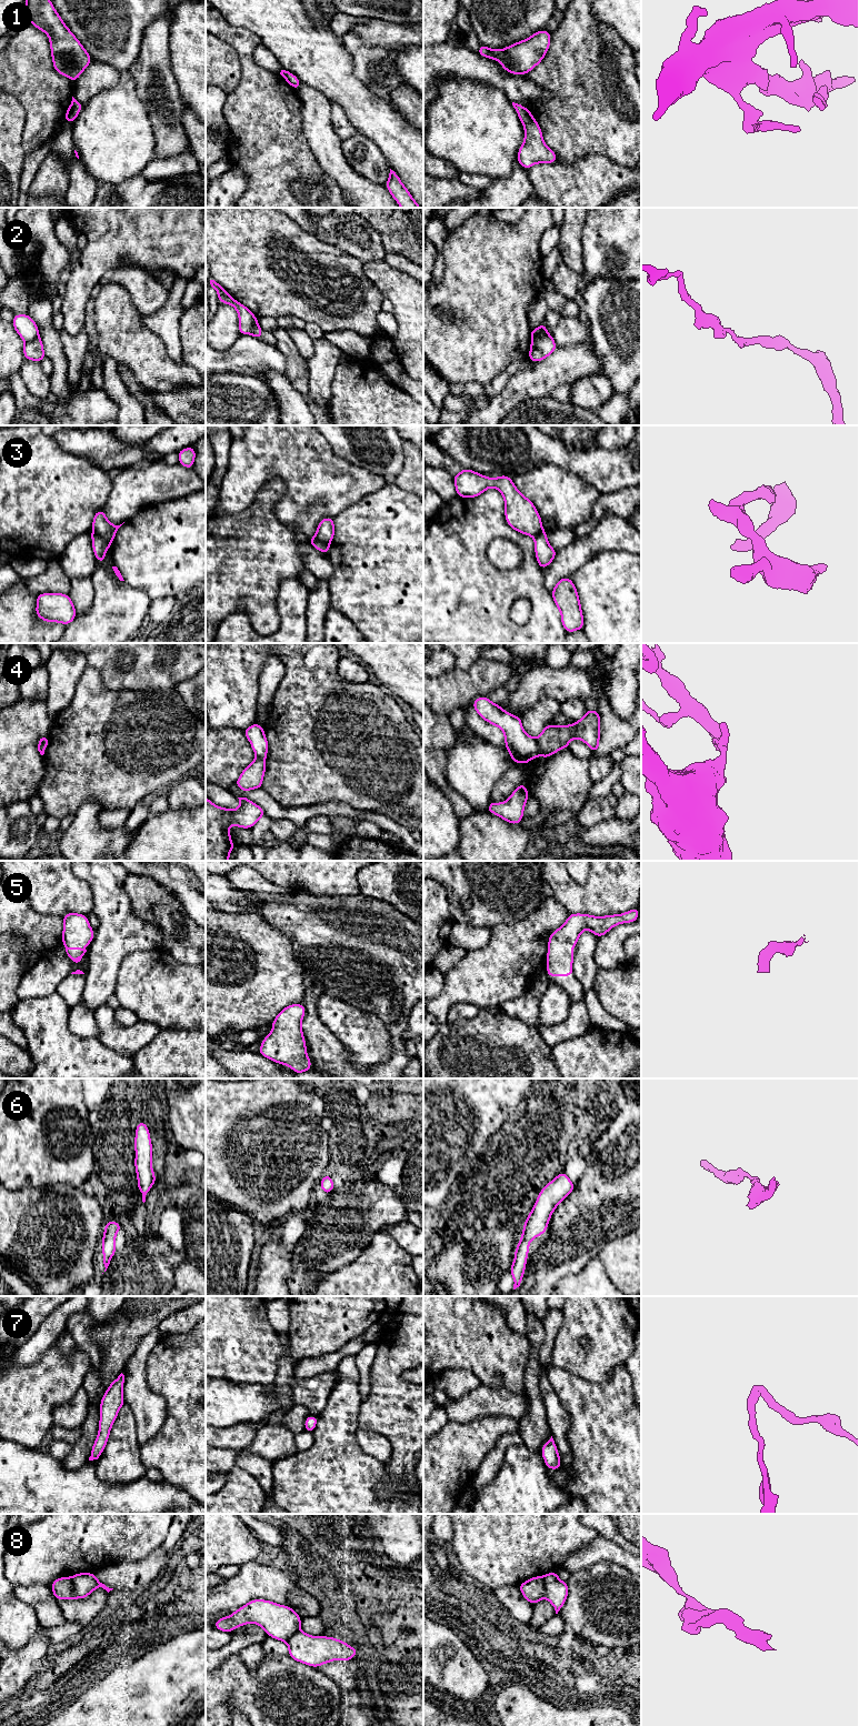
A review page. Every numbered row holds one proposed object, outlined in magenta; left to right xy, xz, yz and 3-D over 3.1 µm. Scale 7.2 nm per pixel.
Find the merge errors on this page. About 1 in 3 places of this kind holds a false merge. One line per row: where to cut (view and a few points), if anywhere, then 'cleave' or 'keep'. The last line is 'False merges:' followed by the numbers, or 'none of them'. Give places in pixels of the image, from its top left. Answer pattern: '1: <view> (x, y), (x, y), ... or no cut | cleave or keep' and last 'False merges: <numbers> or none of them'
1: no cut | keep
2: yz (547, 333), (537, 337), (531, 342) | cleave
3: xy (92, 532), (105, 538), (110, 543) | cleave
4: yz (536, 739), (539, 754) | cleave
5: no cut | keep
6: no cut | keep
7: no cut | keep
8: xy (70, 1577), (73, 1584), (75, 1597) | cleave
False merges: 2, 3, 4, 8

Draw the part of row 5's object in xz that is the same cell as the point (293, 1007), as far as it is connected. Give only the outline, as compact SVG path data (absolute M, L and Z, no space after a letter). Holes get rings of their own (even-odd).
M302 1003L281 1010L272 1022L271 1033L262 1040L258 1053L278 1064L290 1066L296 1074L310 1071L311 1061L301 1028L306 1012Z

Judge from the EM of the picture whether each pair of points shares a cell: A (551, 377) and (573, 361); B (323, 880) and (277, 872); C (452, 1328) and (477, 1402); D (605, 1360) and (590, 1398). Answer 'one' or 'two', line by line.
A: one
B: one
C: two
D: two

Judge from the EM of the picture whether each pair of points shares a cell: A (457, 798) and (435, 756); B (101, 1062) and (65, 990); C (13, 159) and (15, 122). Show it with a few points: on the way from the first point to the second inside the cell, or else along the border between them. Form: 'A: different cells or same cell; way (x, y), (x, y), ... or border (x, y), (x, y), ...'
A: same cell; way (447, 789), (440, 782), (436, 766)
B: different cells; border (56, 991), (70, 1007)
C: same cell; way (13, 150), (13, 131)

